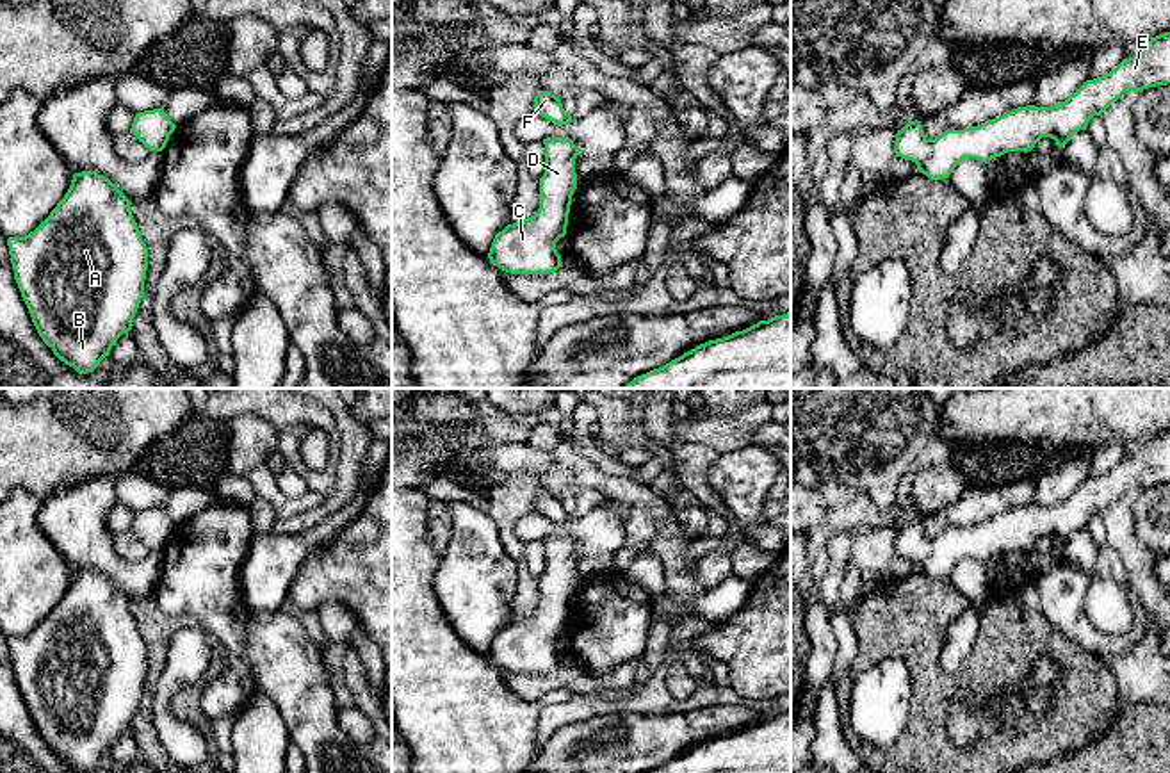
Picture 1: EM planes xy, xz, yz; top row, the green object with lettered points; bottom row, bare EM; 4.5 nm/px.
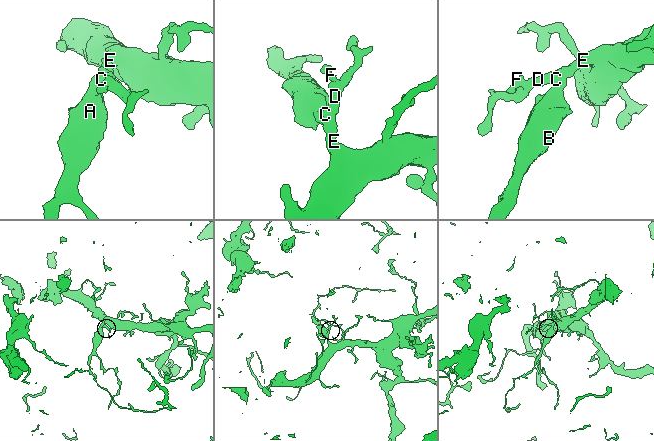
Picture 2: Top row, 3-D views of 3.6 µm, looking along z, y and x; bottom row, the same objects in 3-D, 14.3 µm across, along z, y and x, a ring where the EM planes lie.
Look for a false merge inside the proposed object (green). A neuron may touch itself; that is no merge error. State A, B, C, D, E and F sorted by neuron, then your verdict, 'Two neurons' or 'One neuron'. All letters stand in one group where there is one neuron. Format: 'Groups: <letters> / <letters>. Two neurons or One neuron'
Groups: A B C D E F. One neuron

